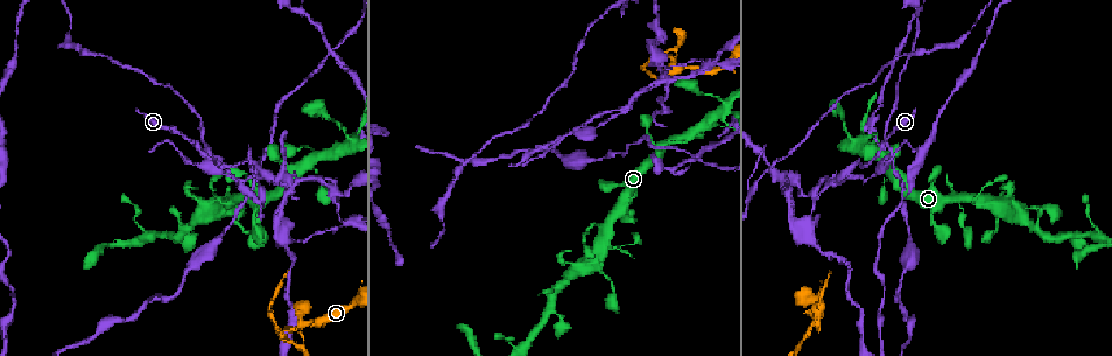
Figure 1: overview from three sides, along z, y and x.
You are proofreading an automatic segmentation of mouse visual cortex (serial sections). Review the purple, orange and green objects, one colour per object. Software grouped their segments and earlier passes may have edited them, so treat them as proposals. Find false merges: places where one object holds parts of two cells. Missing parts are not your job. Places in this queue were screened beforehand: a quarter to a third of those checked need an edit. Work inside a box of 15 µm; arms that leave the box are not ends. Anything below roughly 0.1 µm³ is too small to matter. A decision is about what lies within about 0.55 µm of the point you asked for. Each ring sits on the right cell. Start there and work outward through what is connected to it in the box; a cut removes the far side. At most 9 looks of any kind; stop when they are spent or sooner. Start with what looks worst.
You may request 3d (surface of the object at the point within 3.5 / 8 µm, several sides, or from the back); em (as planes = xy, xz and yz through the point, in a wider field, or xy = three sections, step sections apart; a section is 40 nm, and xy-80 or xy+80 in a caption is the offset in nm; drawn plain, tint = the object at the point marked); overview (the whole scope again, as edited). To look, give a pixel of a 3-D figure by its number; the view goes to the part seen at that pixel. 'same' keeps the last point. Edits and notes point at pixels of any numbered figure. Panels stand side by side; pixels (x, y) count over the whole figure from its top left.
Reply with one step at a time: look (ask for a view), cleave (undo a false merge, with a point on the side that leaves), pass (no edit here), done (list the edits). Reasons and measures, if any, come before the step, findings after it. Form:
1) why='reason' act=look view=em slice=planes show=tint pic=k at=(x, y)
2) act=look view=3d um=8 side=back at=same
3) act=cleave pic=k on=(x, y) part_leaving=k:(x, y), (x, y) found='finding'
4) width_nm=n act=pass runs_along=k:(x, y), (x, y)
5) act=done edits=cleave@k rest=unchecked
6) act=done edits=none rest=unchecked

why='calibre changes' act=look view=3d um=8 pic=1 at=(818, 326)

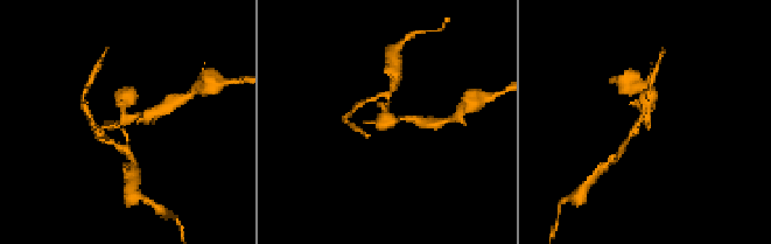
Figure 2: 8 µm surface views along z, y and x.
act=look view=em slice=planes show=tint pic=2 at=(125, 115)

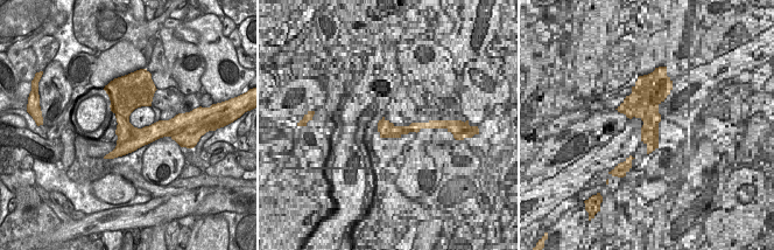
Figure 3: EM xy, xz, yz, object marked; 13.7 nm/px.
act=cleave pic=2 on=(120, 95) part_leaving=2:(646, 117), (625, 144) found='two cells meet here'

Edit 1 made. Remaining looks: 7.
act=look view=overview

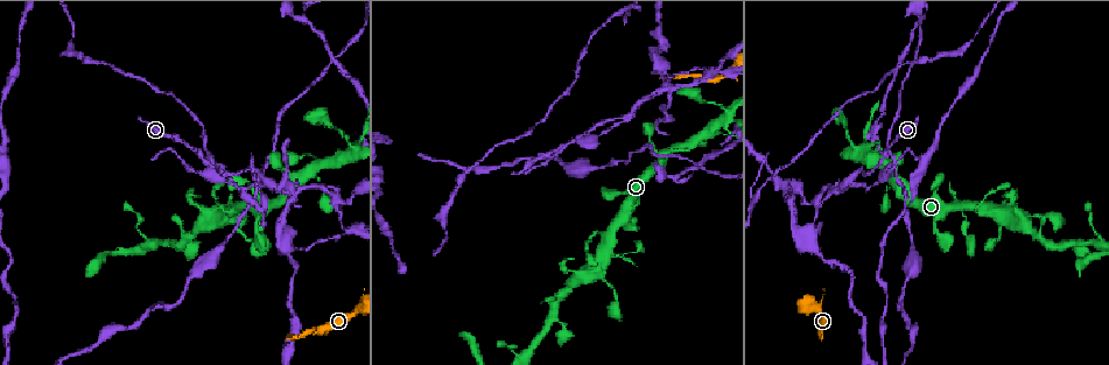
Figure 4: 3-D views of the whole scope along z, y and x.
act=look view=3d um=8 pic=4 at=(261, 177)

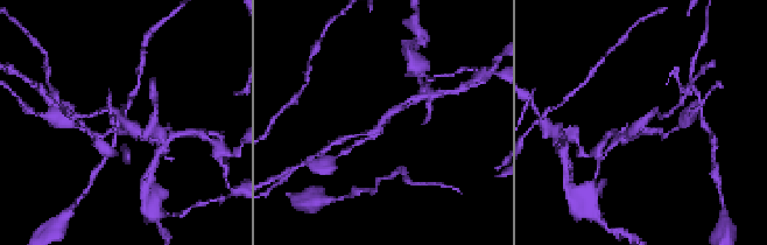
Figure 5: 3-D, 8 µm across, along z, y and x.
why='zoom in' act=look view=3d um=3.5 pic=5 at=(642, 121)

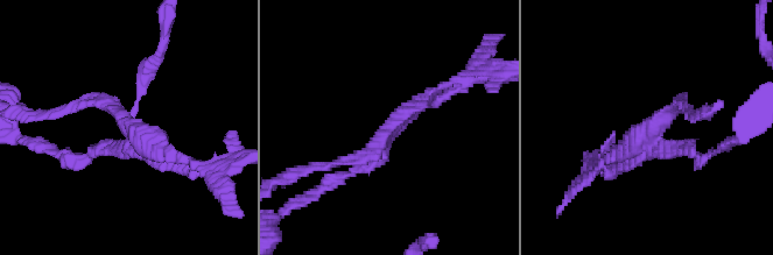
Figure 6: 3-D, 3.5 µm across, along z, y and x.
arms=3 arm_widths_nm=150,150,200 why='shape alone is not enough' act=look view=em slice=xy step=3 show=tint pic=6 at=(391, 129)

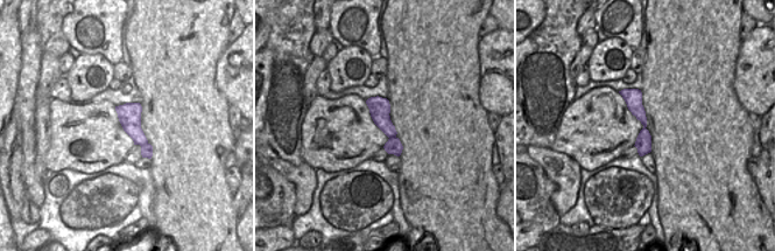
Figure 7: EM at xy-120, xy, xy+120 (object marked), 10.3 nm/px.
act=cleave pic=6 on=(95, 149) border=7:(147, 143), (140, 145) found='two cells meet here'

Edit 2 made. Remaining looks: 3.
act=look view=3d um=3.5 pic=4 at=(192, 235)

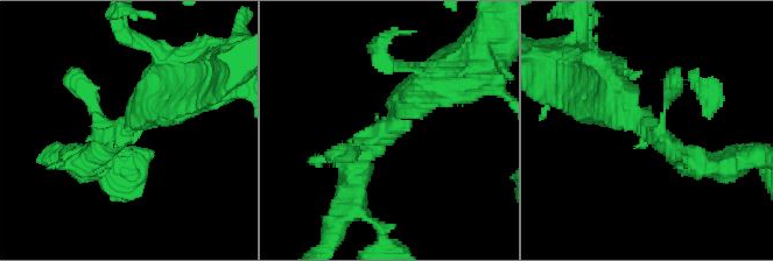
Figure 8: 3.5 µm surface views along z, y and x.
act=pass found='one cell here'

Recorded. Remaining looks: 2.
act=look view=3d um=8 pic=4 at=(281, 169)

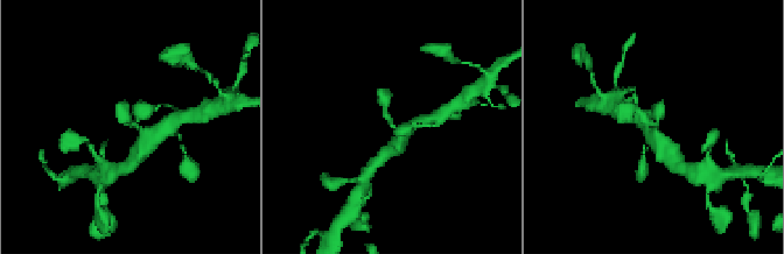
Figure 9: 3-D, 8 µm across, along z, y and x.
act=look view=em slice=xy step=3 show=tint pic=9 at=(389, 122)

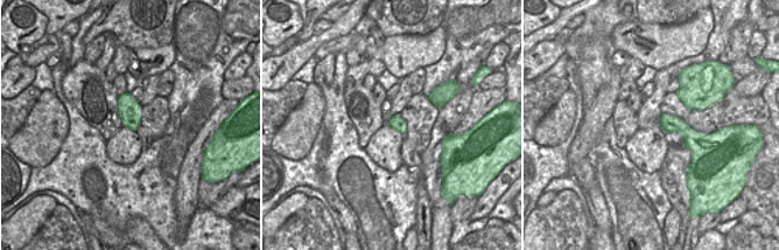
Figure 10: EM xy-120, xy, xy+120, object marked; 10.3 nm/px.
act=pass runs_along=9:(660, 148), (657, 125), (625, 114) found='continuous, no second cell'

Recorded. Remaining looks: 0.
act=done edits=cleave@2,cleave@6 rest=unchecked

